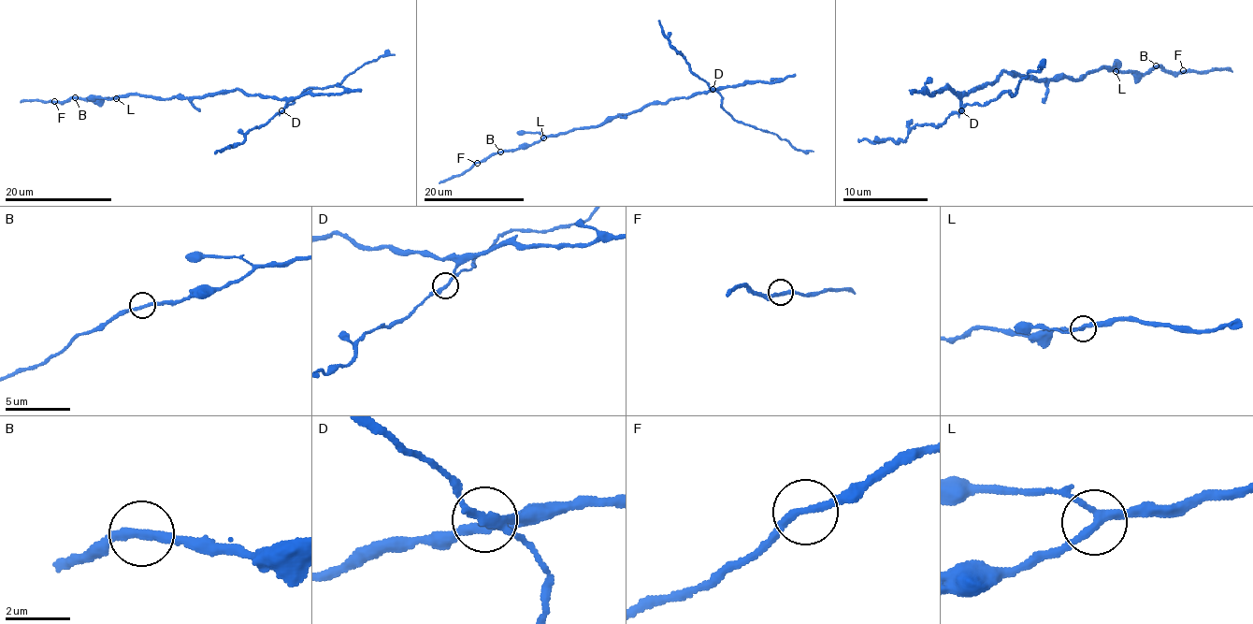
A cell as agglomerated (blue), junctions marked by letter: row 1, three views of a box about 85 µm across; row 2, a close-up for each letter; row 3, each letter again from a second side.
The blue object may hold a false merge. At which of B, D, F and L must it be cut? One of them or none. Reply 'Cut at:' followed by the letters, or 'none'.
Cut at: D

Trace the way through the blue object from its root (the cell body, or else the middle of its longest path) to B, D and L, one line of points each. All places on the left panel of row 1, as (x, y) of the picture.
B: (209, 95), (168, 98), (129, 94), (93, 100), (75, 97)
D: (209, 95), (241, 90), (249, 94), (284, 99), (286, 105), (282, 110)
L: (209, 95), (168, 98), (129, 94), (116, 98)

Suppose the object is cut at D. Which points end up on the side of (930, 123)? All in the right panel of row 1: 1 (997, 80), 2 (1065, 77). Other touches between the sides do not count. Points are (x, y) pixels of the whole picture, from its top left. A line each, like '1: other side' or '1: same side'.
1: other side
2: other side

